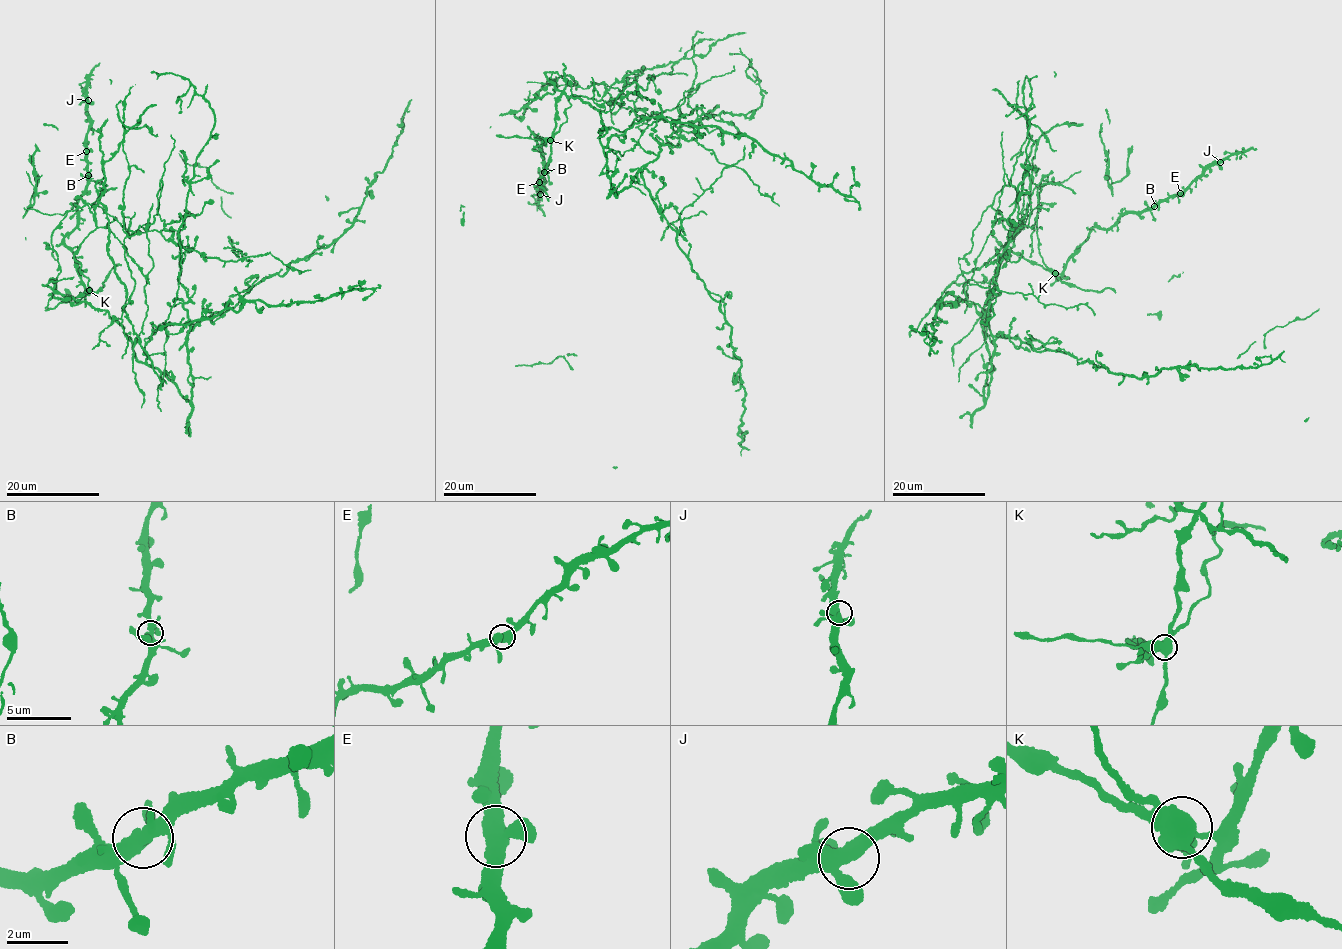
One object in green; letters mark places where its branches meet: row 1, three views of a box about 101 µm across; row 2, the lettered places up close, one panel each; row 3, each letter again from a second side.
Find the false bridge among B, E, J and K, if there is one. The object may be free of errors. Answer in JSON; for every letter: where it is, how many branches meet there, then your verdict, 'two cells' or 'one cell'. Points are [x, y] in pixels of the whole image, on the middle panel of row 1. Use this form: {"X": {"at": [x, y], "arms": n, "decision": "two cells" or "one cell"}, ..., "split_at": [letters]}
{"B": {"at": [544, 172], "arms": 5, "decision": "one cell"}, "E": {"at": [539, 182], "arms": 4, "decision": "one cell"}, "J": {"at": [540, 194], "arms": 5, "decision": "one cell"}, "K": {"at": [550, 140], "arms": 5, "decision": "two cells"}, "split_at": ["K"]}

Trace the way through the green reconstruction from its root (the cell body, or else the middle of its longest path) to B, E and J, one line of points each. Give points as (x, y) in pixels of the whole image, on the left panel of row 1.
B: (187, 360), (189, 400), (138, 360), (104, 310), (72, 298), (88, 290), (64, 241), (87, 176)
E: (187, 360), (189, 400), (138, 360), (104, 310), (72, 298), (88, 290), (64, 241), (87, 190), (86, 151)
J: (187, 360), (189, 400), (138, 360), (104, 310), (72, 298), (88, 290), (64, 241), (89, 181), (88, 100)

